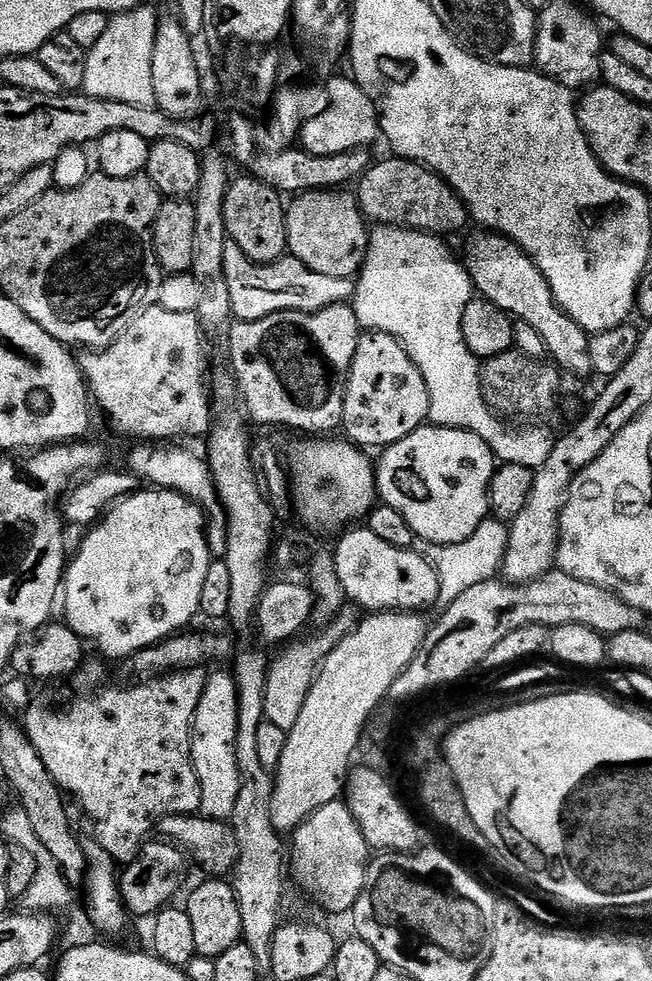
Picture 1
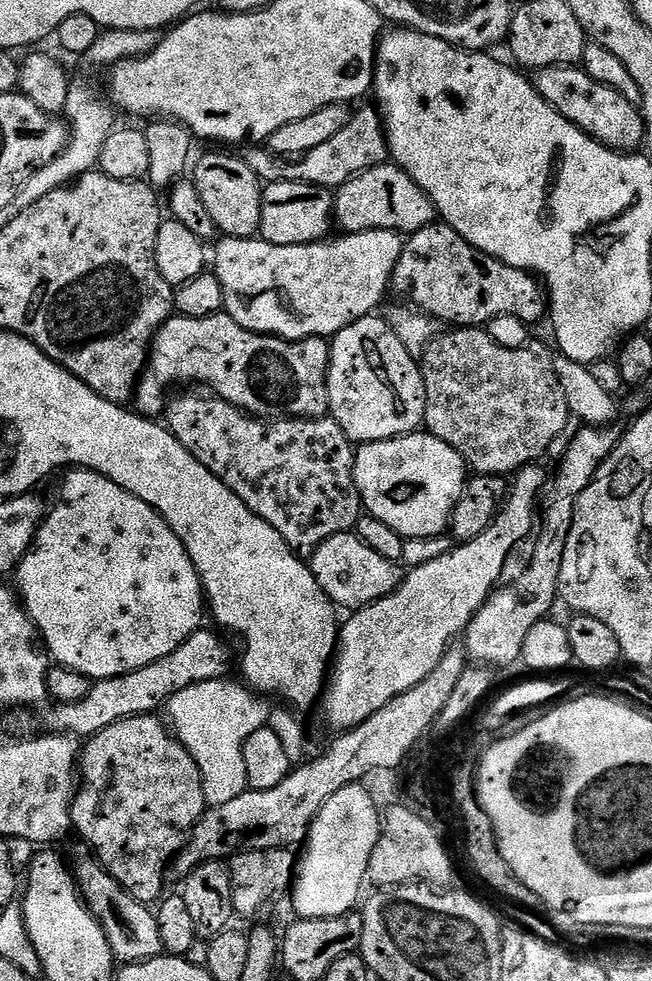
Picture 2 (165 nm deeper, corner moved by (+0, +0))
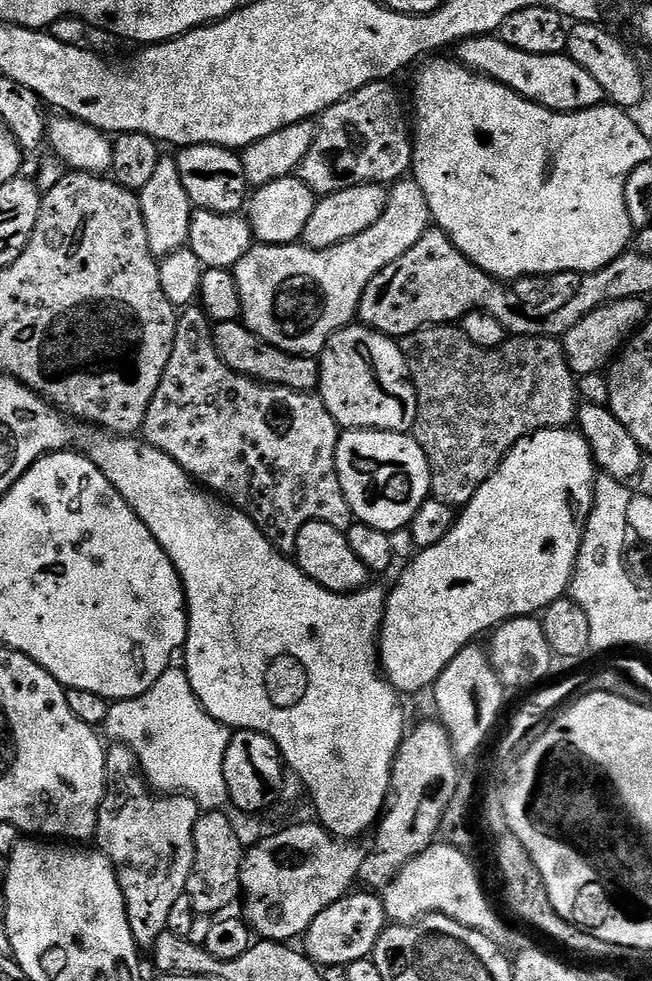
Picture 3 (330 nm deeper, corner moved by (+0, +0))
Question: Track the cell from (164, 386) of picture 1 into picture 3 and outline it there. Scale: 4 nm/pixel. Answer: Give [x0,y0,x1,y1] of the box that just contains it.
[214,320,320,393]

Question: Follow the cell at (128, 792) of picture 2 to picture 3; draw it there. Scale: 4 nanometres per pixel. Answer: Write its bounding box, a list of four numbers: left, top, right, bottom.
[94,742,202,946]

